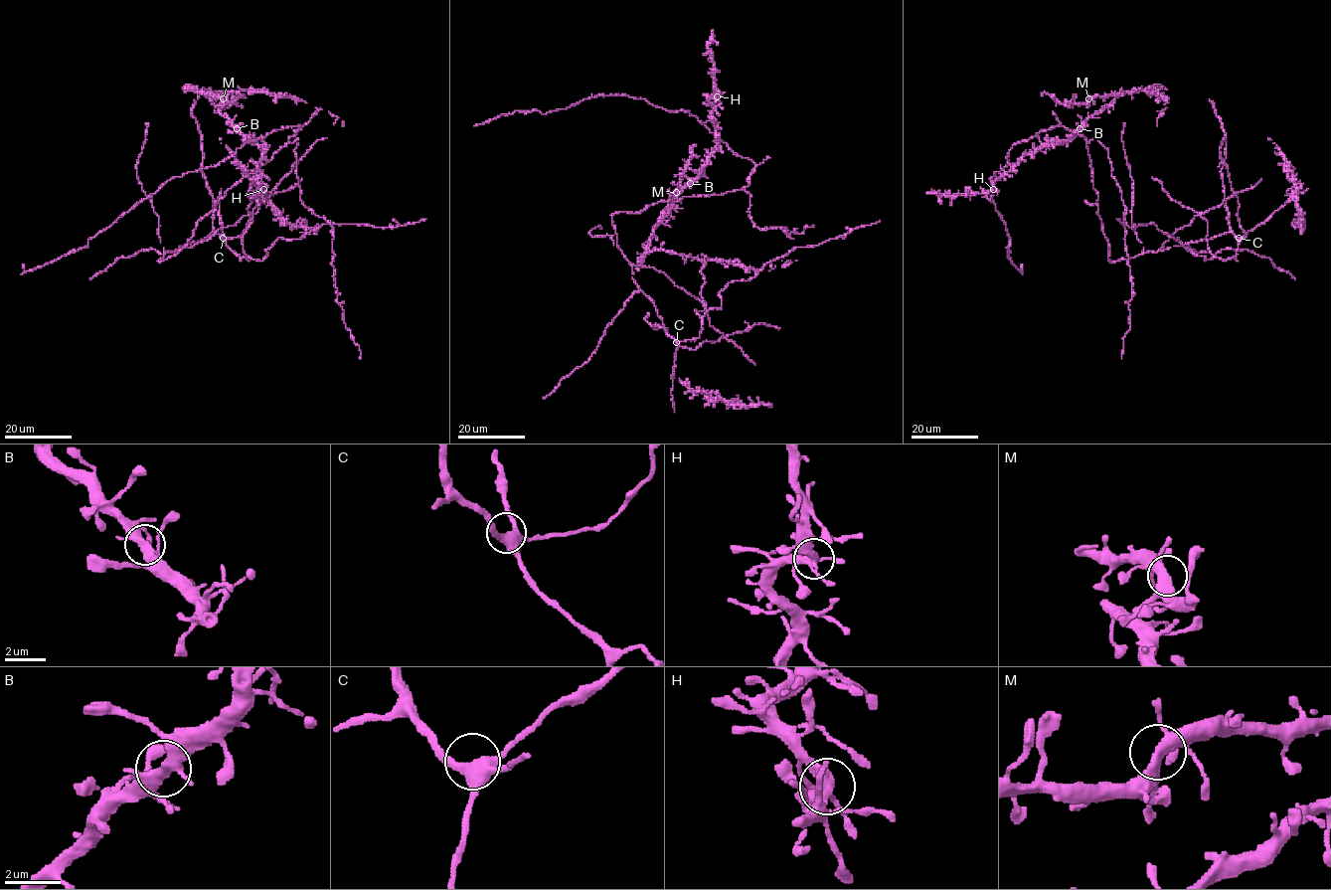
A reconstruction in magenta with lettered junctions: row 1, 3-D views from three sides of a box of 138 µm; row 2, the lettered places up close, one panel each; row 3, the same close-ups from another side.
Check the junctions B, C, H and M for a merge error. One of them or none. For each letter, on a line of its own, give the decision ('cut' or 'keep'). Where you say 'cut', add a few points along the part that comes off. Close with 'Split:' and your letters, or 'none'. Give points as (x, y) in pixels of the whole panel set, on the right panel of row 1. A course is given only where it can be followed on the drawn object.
B: keep
C: keep
H: keep
M: keep
Split: none

